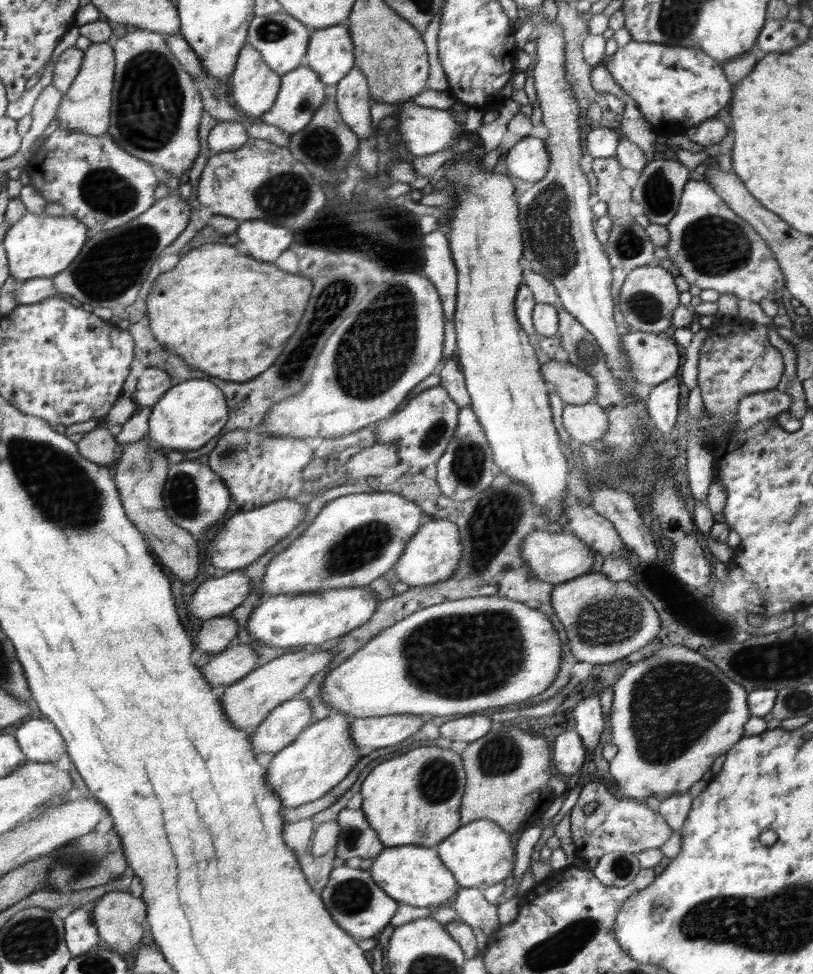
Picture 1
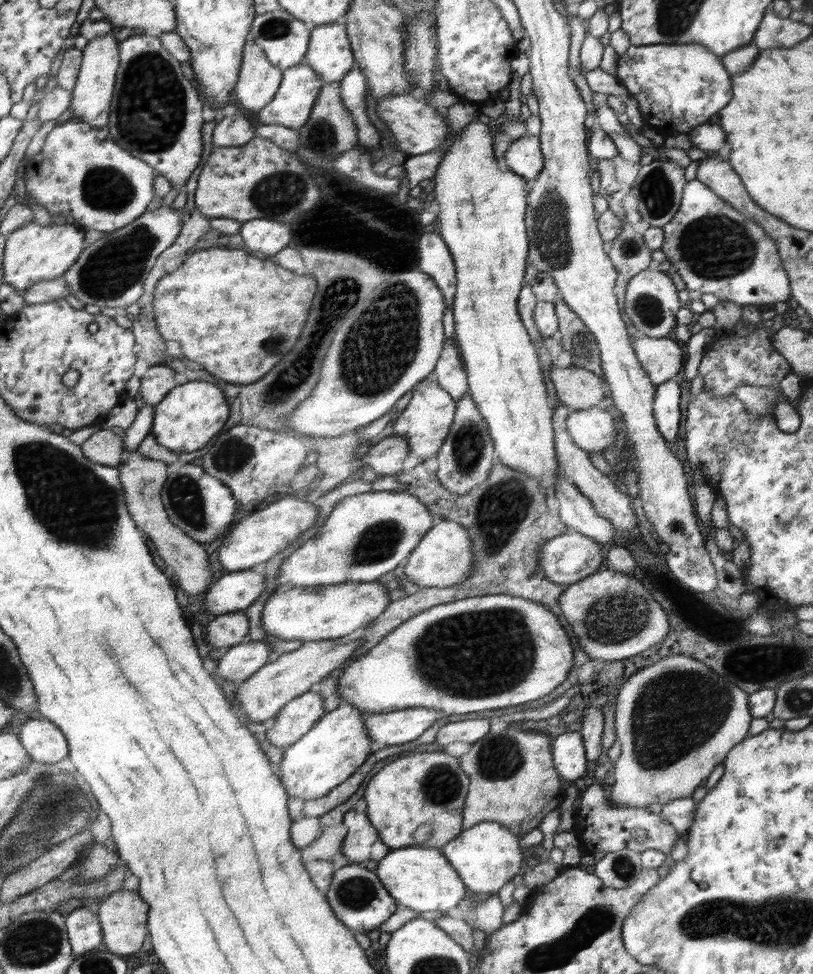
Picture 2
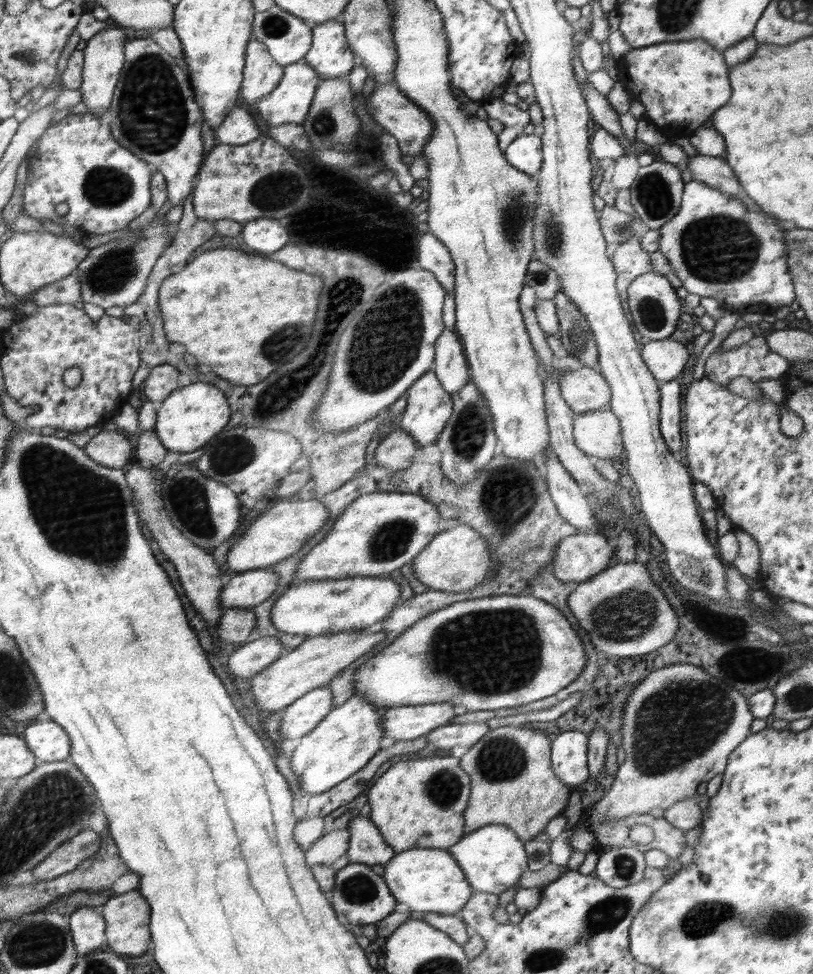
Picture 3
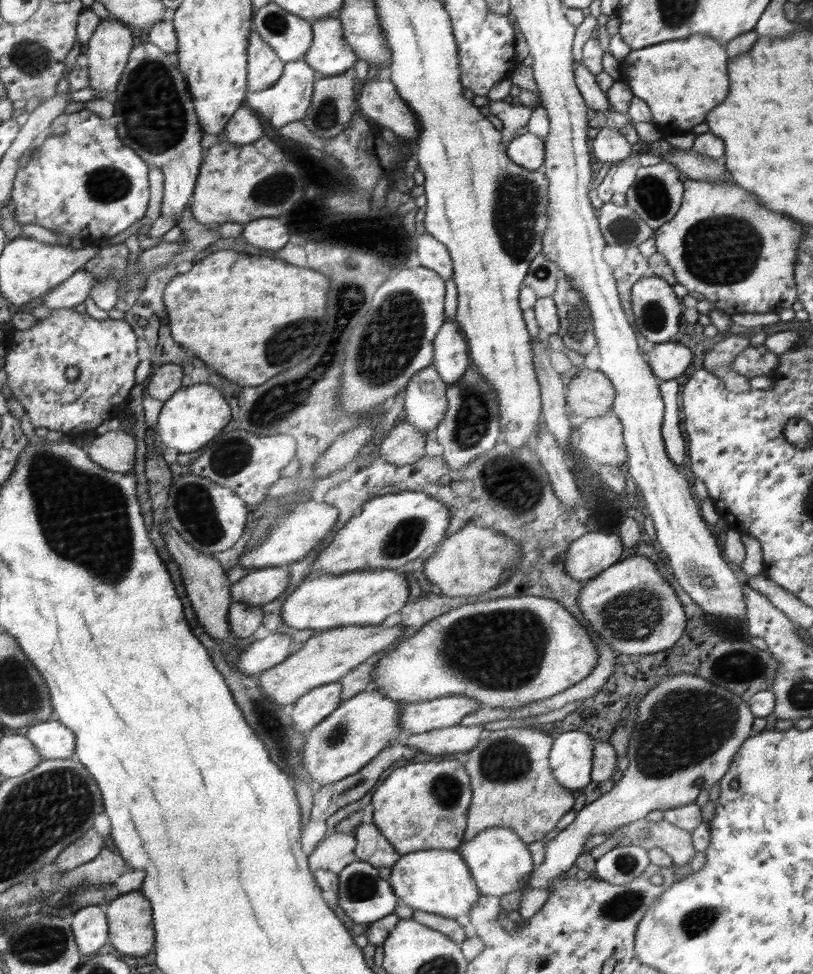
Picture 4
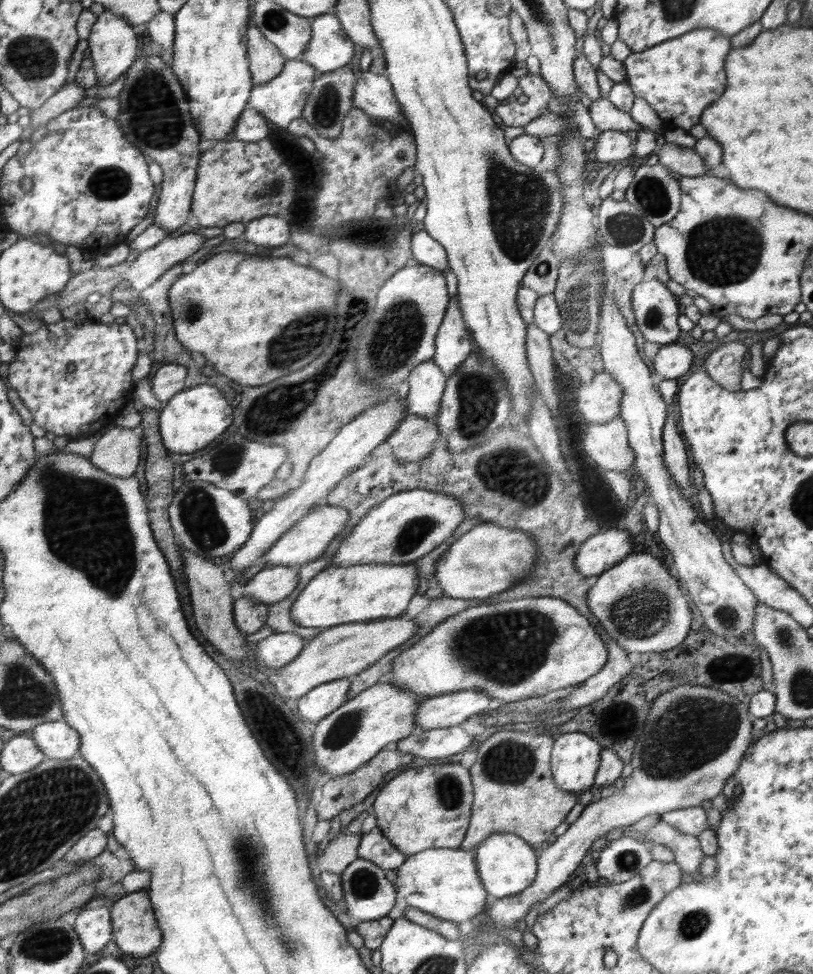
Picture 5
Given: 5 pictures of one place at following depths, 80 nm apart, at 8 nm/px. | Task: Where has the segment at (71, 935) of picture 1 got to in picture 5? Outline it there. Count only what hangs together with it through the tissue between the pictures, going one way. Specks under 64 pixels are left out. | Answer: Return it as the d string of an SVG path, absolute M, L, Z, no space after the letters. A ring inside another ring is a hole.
M100 903L91 908L81 909L77 914L76 931L82 939L86 952L94 958L113 939L113 919L110 907L114 903Z

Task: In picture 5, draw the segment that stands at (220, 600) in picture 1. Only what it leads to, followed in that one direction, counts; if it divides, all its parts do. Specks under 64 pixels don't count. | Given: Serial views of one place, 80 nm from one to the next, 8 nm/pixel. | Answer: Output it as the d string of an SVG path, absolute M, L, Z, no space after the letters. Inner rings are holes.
M284 565L264 566L244 588L244 597L252 597L267 605L288 598L298 586L298 570L296 567Z

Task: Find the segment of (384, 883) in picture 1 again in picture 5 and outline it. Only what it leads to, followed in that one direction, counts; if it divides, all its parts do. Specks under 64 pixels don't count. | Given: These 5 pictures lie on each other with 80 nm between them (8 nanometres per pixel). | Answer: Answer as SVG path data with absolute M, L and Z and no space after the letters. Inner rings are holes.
M429 848L405 857L405 863L397 871L394 885L402 893L402 904L429 912L438 918L461 923L476 919L490 898L481 882L474 853L452 848Z

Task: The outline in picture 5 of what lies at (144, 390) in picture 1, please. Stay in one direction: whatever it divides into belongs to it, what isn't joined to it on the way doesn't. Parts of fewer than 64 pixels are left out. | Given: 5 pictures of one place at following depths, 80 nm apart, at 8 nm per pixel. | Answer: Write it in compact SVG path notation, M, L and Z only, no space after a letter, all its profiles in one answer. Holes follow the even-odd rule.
M160 364L154 367L151 375L150 386L152 386L152 389L150 391L158 401L165 404L182 391L184 380L186 380L185 365Z

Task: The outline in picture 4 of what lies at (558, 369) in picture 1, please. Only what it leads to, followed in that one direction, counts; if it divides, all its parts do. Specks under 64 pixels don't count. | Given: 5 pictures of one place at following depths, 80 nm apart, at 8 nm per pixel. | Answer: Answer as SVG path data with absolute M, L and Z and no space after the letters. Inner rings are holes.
M582 367L566 388L567 406L574 415L596 418L612 410L616 392L608 376L596 367Z

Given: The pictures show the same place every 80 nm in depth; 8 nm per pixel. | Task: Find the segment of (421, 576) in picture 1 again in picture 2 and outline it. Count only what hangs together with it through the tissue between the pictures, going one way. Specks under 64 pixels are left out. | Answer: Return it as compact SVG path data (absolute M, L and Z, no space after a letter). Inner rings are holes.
M444 519L438 525L433 526L421 542L414 548L407 558L404 566L404 576L420 588L444 588L462 584L471 575L473 570L474 548L473 542L465 528L456 521Z

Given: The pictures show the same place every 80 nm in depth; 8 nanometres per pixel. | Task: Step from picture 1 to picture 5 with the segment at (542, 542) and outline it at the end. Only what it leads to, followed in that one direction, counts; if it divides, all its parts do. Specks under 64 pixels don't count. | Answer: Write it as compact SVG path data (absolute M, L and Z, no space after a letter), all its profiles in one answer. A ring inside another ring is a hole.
M602 530L586 539L575 554L575 567L585 577L599 576L632 553L634 540L626 530Z

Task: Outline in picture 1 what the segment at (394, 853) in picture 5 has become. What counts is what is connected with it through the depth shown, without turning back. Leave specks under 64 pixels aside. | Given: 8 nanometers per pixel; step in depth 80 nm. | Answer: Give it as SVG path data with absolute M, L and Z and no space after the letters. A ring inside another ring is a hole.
M342 809L338 813L340 827L335 852L347 863L356 863L364 858L376 858L385 850L377 831L369 824L362 810Z

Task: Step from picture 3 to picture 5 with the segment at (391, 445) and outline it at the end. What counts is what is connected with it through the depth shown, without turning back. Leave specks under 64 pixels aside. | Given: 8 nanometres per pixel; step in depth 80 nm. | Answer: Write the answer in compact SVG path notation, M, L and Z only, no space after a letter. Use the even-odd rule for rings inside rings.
M408 414L386 442L392 447L395 457L408 462L428 456L440 436L437 419Z

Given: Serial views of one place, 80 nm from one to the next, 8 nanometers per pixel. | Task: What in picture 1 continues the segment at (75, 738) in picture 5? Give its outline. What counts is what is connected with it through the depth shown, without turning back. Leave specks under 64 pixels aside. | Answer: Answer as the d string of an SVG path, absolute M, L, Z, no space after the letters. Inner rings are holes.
M46 717L26 718L19 726L13 736L27 761L54 763L66 752L67 747L60 732Z

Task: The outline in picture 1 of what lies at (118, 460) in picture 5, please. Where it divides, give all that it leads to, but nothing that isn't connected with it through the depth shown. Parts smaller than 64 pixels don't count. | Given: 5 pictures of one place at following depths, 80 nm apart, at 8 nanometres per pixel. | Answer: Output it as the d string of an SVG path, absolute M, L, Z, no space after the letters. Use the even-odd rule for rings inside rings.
M98 427L86 432L77 445L83 457L104 466L114 460L118 448L116 437L112 436L106 427Z

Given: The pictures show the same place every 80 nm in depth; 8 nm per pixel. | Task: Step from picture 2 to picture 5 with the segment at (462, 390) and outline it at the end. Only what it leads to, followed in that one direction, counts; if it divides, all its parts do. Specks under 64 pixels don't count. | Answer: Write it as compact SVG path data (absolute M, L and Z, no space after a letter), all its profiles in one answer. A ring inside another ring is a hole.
M452 298L449 300L444 322L436 334L436 356L433 361L449 377L473 349L474 342L462 320L458 298Z

